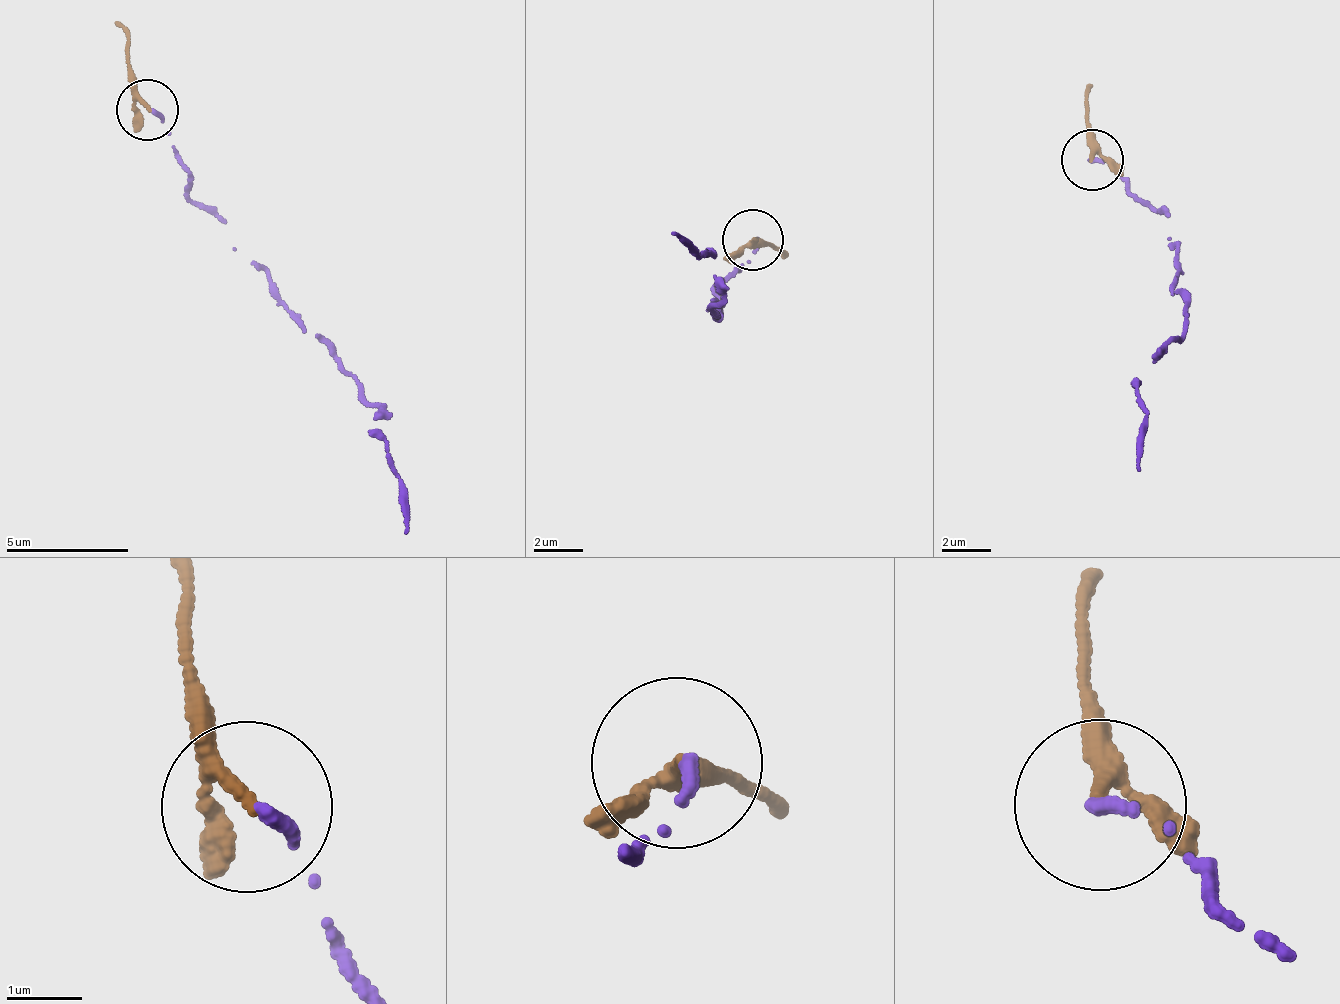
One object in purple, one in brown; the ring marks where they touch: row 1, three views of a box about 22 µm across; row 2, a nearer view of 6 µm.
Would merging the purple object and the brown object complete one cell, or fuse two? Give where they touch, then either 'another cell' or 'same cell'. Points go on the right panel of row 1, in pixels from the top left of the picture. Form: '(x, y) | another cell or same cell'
(1092, 160) | same cell

